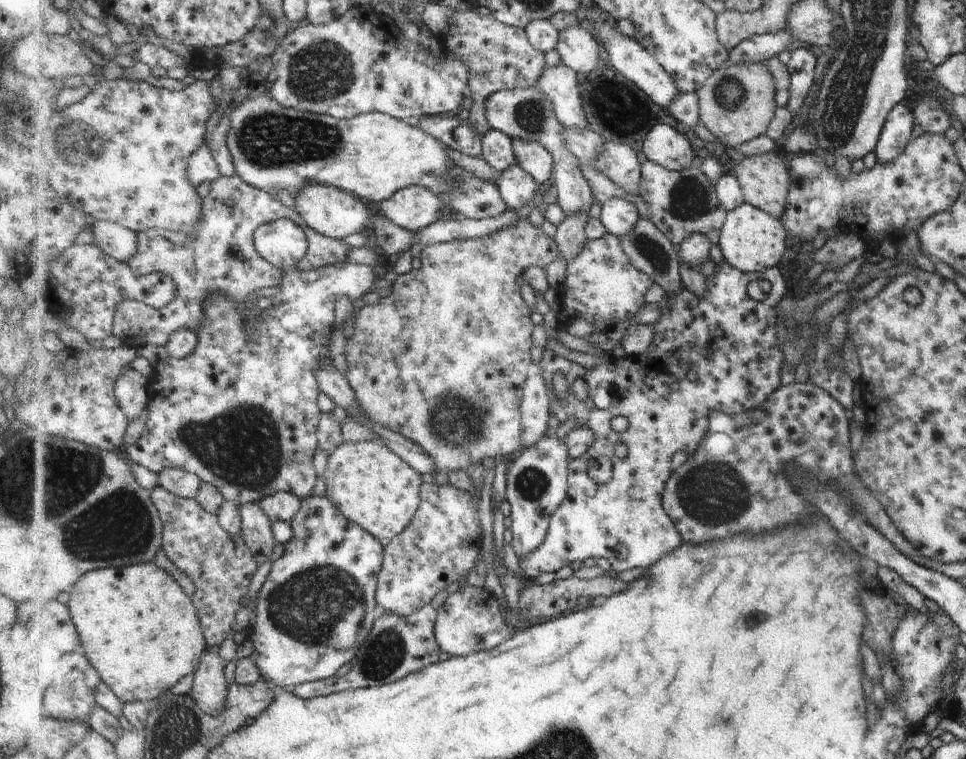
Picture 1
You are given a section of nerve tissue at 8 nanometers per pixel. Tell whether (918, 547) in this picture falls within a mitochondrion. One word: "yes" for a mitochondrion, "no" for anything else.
no

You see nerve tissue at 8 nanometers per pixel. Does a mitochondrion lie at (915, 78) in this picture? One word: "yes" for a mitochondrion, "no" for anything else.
no

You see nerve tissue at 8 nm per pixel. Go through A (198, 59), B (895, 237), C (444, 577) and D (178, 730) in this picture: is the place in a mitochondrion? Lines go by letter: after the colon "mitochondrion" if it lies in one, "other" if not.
A: other
B: other
C: other
D: mitochondrion

